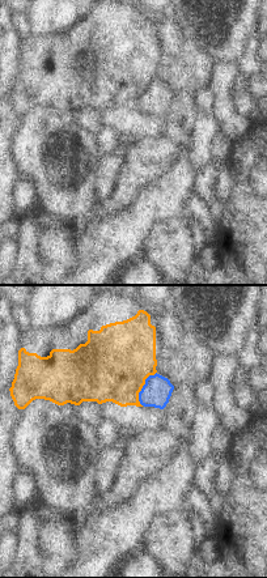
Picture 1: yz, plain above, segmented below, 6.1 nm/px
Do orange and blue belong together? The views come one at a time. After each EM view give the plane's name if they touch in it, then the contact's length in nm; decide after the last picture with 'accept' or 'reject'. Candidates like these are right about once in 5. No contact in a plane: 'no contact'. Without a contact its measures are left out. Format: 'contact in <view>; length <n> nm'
contact in yz; length 240 nm

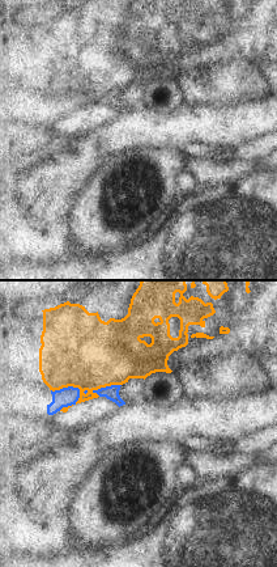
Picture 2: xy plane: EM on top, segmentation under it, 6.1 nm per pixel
contact in xy; length 190 nm

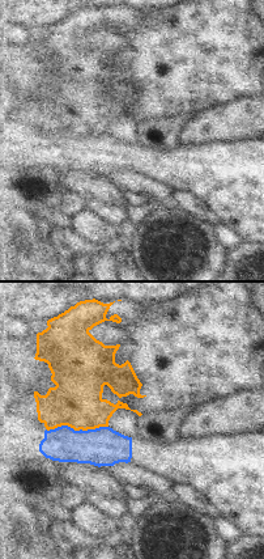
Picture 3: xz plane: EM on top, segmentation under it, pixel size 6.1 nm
contact in xz; length 380 nm

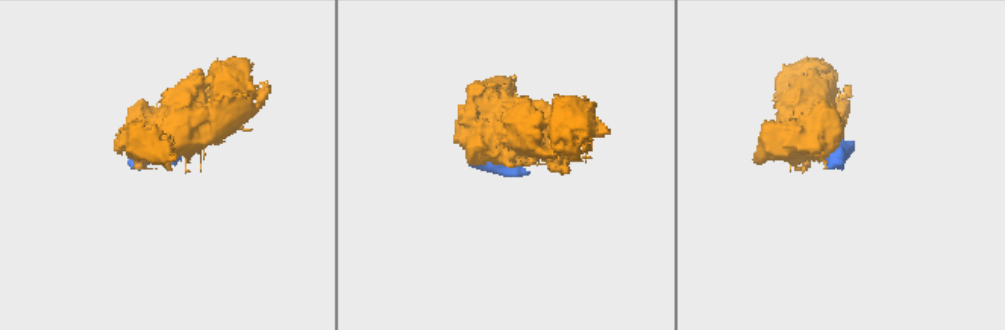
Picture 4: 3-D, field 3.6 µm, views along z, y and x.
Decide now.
reject

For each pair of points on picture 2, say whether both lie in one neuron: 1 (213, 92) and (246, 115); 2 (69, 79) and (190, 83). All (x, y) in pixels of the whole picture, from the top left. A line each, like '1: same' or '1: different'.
1: different
2: different

